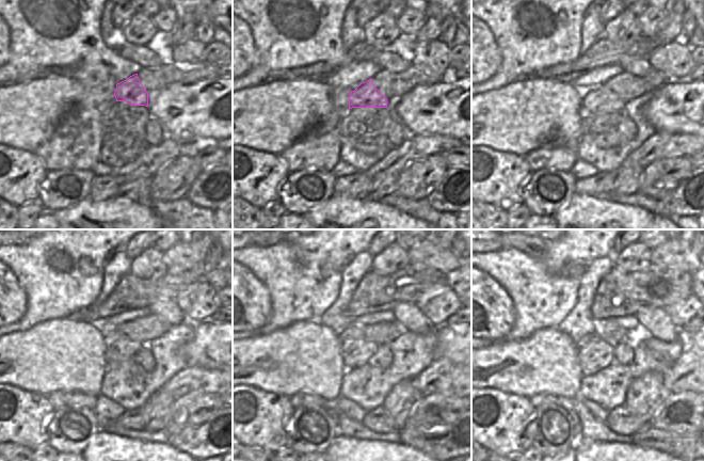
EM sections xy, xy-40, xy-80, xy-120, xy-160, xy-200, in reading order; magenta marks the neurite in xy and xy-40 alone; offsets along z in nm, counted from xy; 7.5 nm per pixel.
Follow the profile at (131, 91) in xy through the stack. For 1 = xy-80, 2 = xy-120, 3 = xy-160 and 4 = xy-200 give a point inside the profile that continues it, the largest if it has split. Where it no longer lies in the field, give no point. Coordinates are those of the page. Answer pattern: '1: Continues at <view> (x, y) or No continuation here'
1: Continues at xy-80 (598, 101)
2: Continues at xy-120 (120, 348)
3: Continues at xy-160 (356, 352)
4: Continues at xy-200 (595, 354).

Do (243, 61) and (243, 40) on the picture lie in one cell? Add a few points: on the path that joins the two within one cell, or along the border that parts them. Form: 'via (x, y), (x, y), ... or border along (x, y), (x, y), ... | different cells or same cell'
via (244, 56), (243, 45) | same cell

